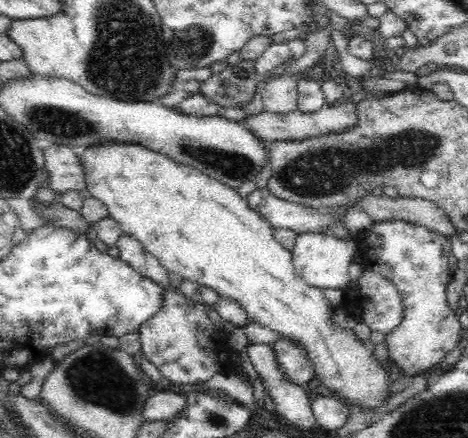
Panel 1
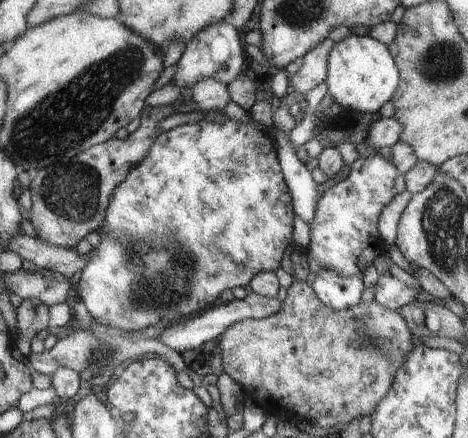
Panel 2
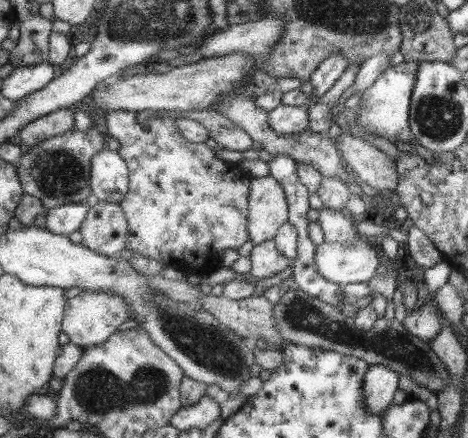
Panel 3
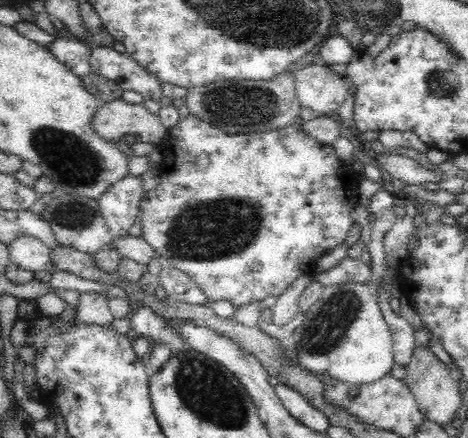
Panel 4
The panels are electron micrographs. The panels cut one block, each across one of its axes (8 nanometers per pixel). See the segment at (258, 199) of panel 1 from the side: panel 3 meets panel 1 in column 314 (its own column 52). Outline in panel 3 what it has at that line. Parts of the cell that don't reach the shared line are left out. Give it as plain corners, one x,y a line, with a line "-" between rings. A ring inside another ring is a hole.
67,204
67,206
59,206
59,208
49,208
49,216
47,216
47,224
51,232
55,234
63,234
69,236
71,232
81,232
83,224
87,222
91,208
85,204

